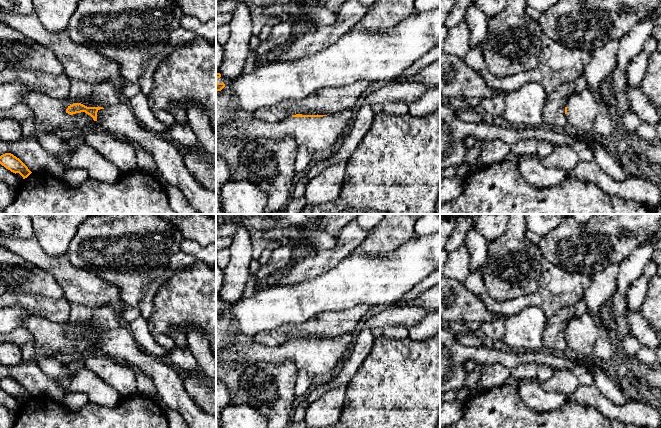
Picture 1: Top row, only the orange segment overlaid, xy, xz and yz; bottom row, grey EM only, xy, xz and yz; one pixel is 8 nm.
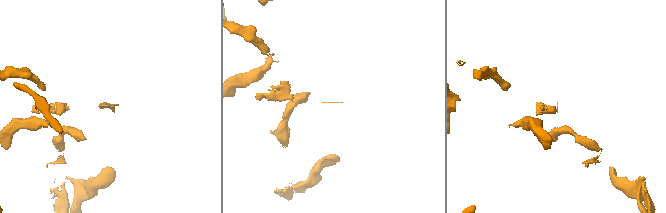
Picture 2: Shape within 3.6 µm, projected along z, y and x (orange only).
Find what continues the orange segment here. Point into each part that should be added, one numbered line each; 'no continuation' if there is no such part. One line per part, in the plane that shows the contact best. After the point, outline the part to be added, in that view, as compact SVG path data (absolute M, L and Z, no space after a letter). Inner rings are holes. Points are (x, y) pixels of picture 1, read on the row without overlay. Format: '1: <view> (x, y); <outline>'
1: xz (316, 358); M233 323L236 339L216 352L216 364L222 368L247 367L259 363L281 364L293 361L298 371L305 371L312 377L328 375L339 363L354 342L353 333L323 341L287 341L275 347L254 342L253 338L238 333Z

